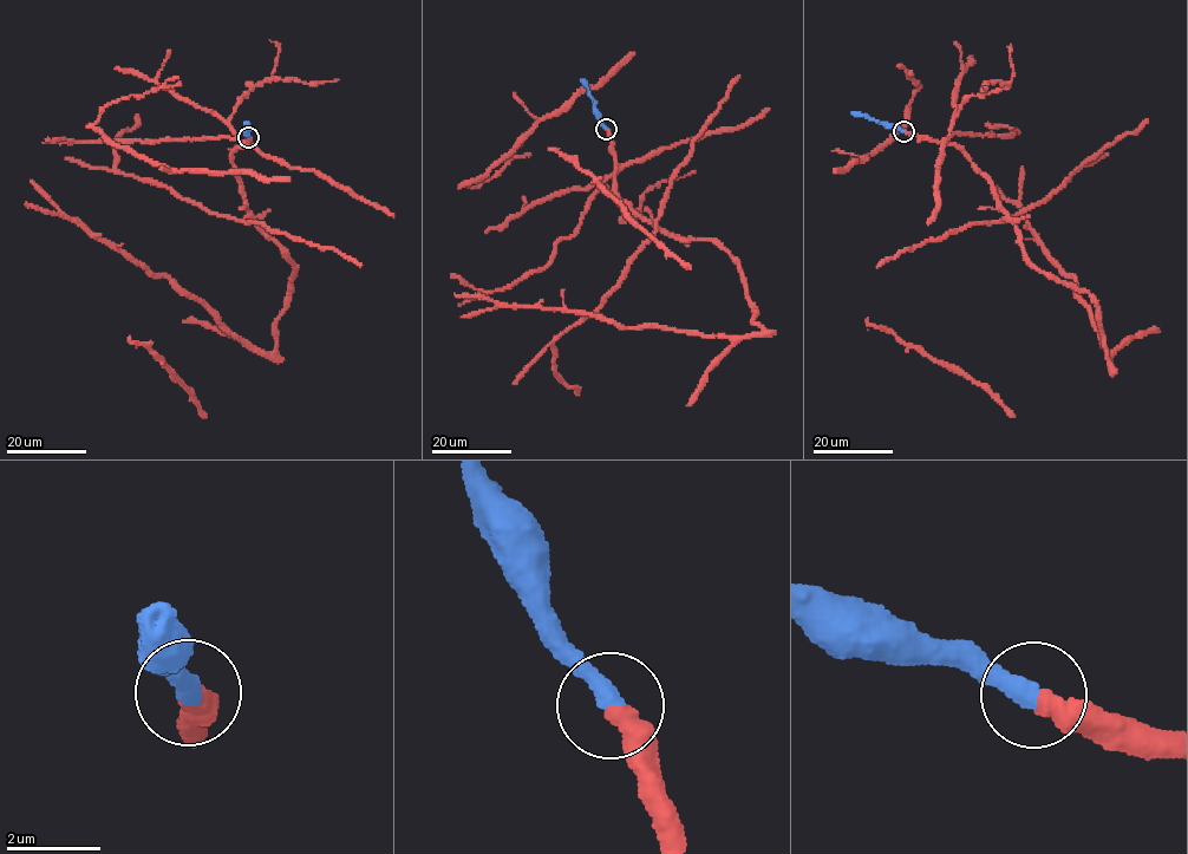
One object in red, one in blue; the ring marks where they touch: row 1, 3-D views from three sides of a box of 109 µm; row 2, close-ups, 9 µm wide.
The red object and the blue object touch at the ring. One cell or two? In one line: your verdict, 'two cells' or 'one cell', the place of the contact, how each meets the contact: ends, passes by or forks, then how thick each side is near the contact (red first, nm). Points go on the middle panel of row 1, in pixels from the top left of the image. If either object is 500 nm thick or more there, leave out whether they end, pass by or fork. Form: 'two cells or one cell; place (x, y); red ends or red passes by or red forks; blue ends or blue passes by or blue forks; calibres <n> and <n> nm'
one cell; place (606, 129); red ends; blue ends; calibres 480 and 440 nm

